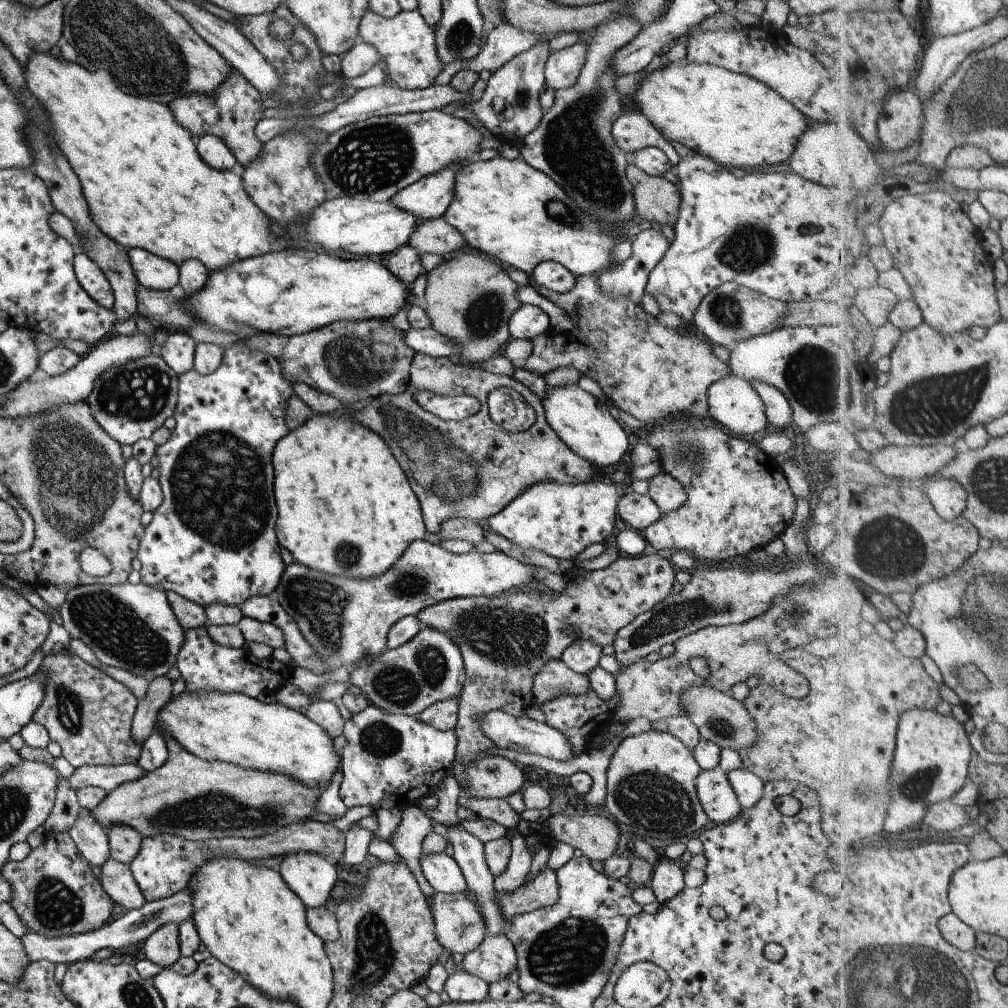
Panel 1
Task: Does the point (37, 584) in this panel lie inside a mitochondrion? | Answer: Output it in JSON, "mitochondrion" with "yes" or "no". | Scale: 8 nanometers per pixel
{"mitochondrion":"no"}

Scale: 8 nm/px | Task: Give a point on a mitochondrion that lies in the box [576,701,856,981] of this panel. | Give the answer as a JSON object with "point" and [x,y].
{"point":[651,800]}

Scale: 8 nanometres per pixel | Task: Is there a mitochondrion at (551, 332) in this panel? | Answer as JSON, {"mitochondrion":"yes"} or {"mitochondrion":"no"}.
{"mitochondrion":"no"}

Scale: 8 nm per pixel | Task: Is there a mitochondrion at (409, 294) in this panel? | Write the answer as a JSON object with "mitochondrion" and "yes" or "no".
{"mitochondrion":"no"}

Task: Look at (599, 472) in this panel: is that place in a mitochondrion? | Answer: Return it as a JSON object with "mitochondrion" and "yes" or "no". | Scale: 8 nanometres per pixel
{"mitochondrion":"no"}

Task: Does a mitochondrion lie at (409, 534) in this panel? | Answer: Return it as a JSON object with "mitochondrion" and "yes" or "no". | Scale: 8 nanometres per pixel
{"mitochondrion":"no"}

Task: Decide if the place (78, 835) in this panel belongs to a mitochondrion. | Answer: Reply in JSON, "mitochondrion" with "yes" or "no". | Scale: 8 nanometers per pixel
{"mitochondrion":"no"}

